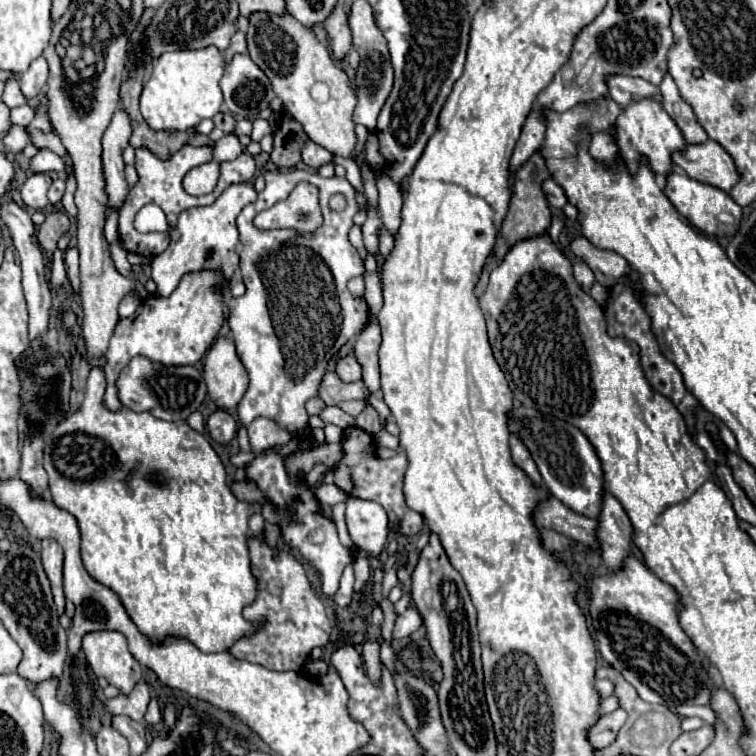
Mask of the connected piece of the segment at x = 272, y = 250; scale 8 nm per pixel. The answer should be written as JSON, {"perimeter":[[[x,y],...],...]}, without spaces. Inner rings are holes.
{"perimeter":[[[278,169],[278,171],[266,171],[264,173],[266,181],[310,181],[318,185],[320,189],[320,203],[322,203],[322,213],[324,213],[324,225],[316,229],[314,233],[300,235],[292,229],[274,229],[270,233],[260,231],[252,225],[252,217],[238,217],[236,229],[240,231],[240,241],[242,241],[242,253],[240,253],[240,273],[246,283],[246,295],[238,299],[228,299],[228,323],[230,331],[236,341],[236,351],[238,357],[248,371],[250,377],[250,387],[244,395],[244,399],[238,405],[238,419],[248,425],[258,417],[266,417],[274,421],[276,425],[282,425],[294,439],[298,439],[300,447],[306,449],[308,437],[304,433],[308,431],[308,413],[304,409],[304,403],[310,397],[318,395],[320,379],[324,375],[324,369],[328,361],[338,353],[338,349],[358,335],[364,327],[364,321],[368,321],[368,307],[364,301],[354,299],[346,287],[346,283],[364,273],[364,265],[360,261],[358,251],[352,247],[348,241],[348,231],[352,227],[352,217],[358,211],[358,203],[354,199],[354,187],[346,181],[346,177],[320,177],[316,171],[310,169]],[[332,195],[344,195],[346,199],[346,209],[344,211],[332,211],[328,201]]]}

